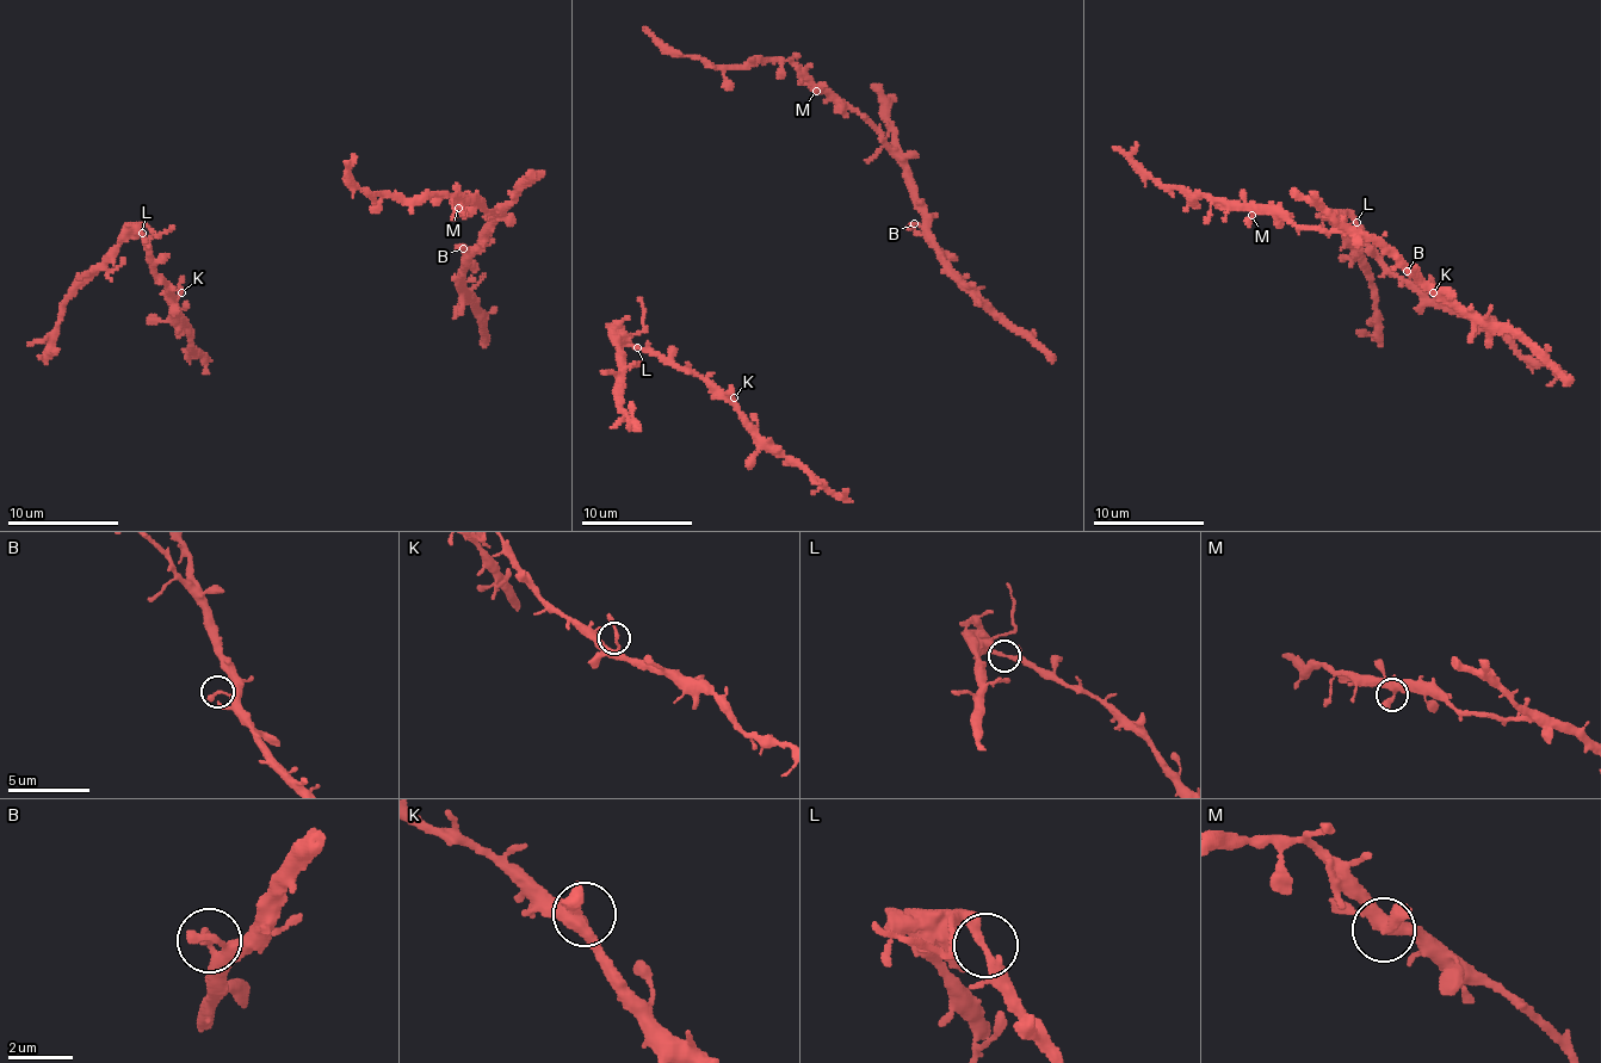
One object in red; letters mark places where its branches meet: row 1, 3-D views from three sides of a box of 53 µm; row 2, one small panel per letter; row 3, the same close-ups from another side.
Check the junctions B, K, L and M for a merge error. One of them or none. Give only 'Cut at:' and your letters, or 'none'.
Cut at: L

